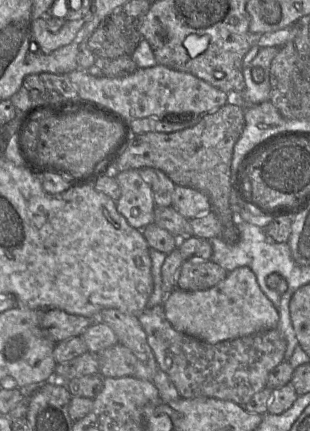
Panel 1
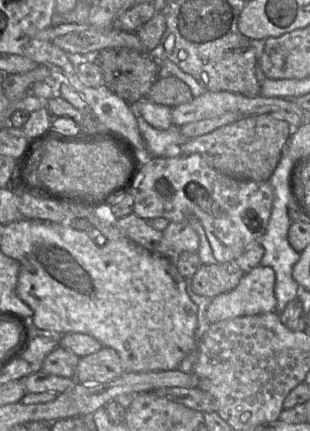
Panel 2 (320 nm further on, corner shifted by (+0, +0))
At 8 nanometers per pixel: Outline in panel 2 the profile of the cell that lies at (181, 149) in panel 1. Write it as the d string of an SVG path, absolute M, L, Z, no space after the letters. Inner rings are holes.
M270 115L242 117L208 134L188 139L180 146L180 155L199 154L209 166L236 179L268 181L292 135L291 126Z

